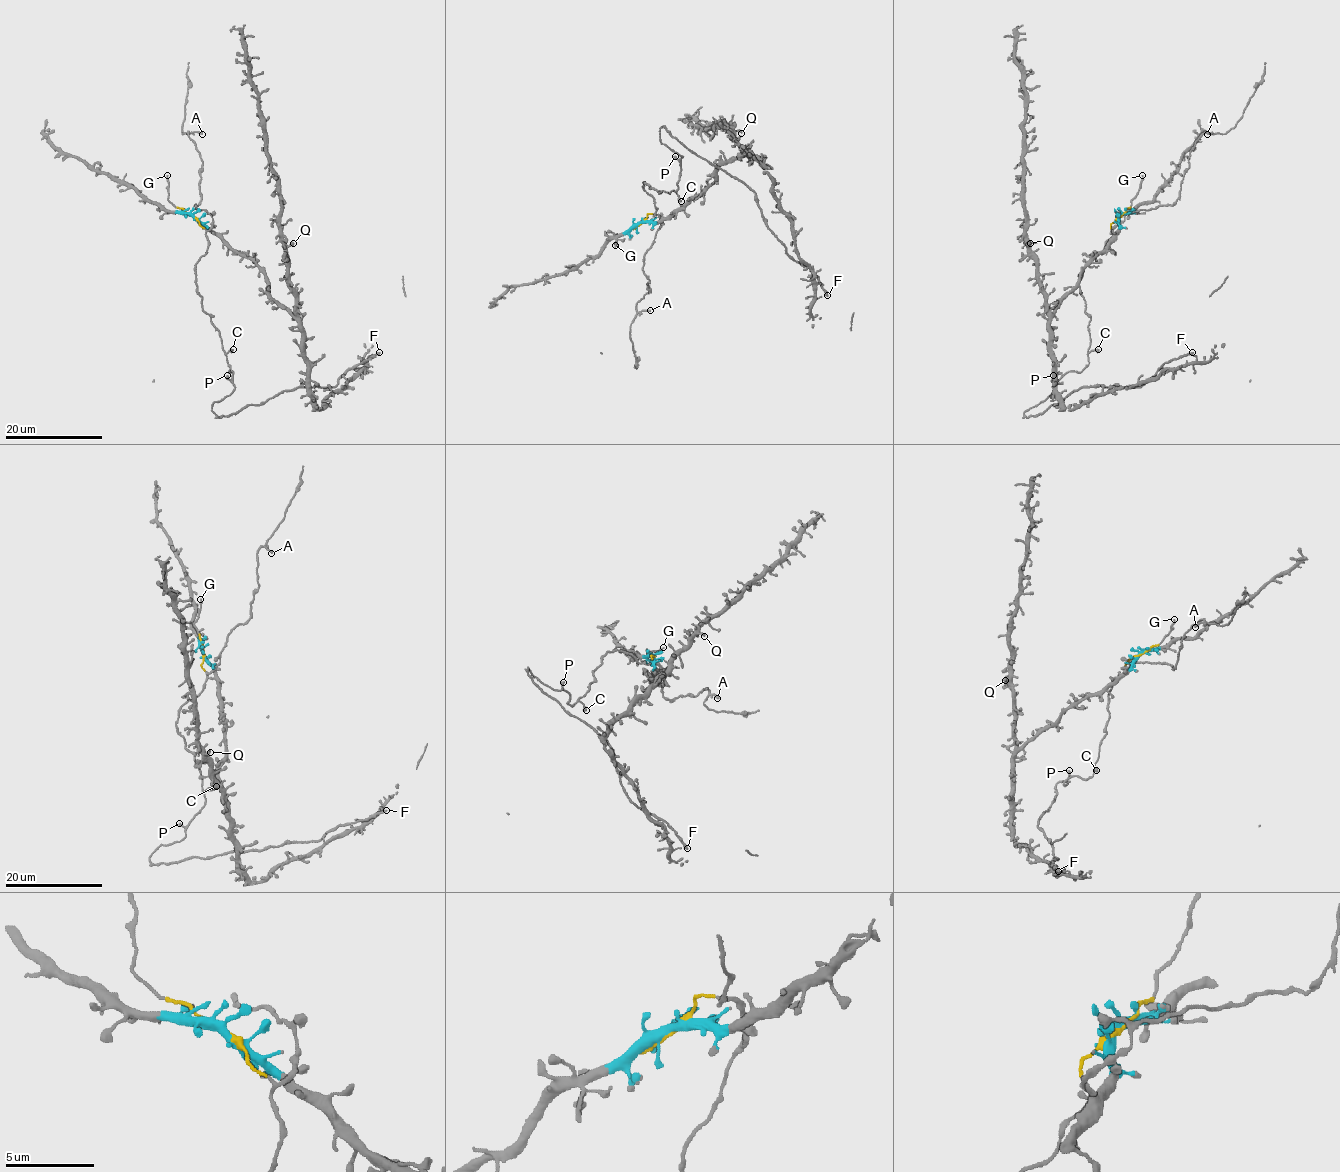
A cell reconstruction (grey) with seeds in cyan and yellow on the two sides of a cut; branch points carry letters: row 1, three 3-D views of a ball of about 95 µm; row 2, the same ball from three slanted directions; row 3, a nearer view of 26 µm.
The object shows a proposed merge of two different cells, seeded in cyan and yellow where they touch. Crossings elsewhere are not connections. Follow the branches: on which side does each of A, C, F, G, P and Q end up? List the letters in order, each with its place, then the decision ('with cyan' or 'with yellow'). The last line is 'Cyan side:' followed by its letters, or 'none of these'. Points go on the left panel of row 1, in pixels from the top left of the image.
A: at (202, 134); with yellow
C: at (233, 349); with yellow
F: at (379, 352); with yellow
G: at (167, 175); with yellow
P: at (227, 375); with yellow
Q: at (293, 243); with cyan
Cyan side: Q

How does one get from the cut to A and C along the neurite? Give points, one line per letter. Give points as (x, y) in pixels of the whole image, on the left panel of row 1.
A: (192, 216), (209, 229), (212, 223), (212, 216), (194, 205), (199, 203), (203, 161), (188, 135), (201, 133)
C: (192, 216), (206, 231), (207, 240), (206, 252), (195, 264), (198, 294), (223, 351), (233, 349)

